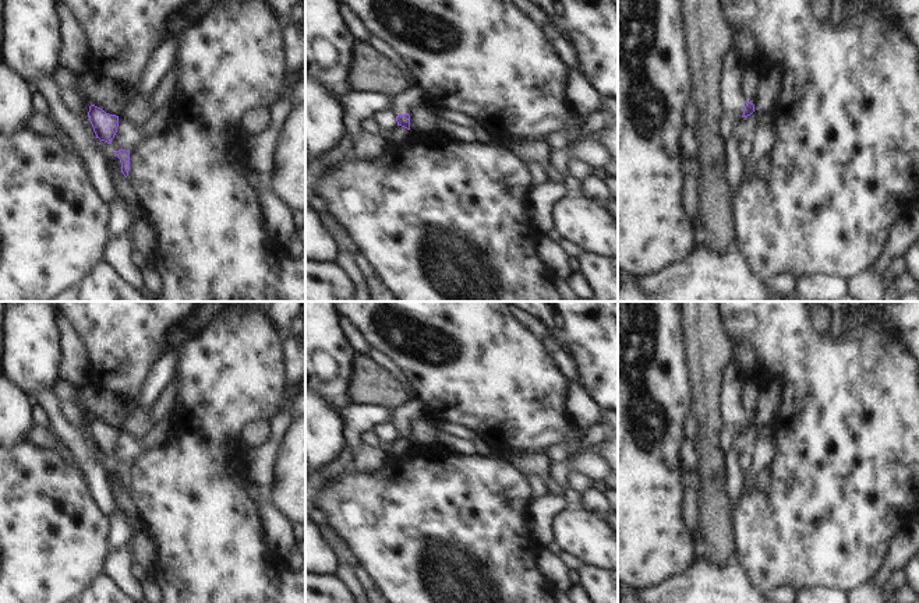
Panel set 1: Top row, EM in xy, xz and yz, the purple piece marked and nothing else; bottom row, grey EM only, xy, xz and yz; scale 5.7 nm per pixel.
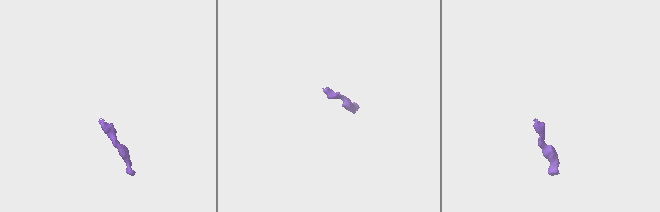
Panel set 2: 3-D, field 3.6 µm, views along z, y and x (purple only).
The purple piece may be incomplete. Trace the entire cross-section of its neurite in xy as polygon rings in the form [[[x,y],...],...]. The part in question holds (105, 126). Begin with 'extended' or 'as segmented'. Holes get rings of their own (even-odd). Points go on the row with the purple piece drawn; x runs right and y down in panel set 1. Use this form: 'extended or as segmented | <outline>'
as segmented | [[[95,105],[89,106],[88,116],[96,134],[96,138],[107,144],[112,144],[112,140],[117,133],[119,116],[109,114]]]

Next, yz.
extended | [[[729,49],[721,71],[721,103],[724,114],[732,119],[747,117],[754,112],[754,105],[743,96],[743,68],[739,53]]]

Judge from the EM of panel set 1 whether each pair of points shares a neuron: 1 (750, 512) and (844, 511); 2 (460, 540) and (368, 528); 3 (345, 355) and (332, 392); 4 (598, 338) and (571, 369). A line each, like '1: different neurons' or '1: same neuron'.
1: same neuron
2: same neuron
3: same neuron
4: different neurons

